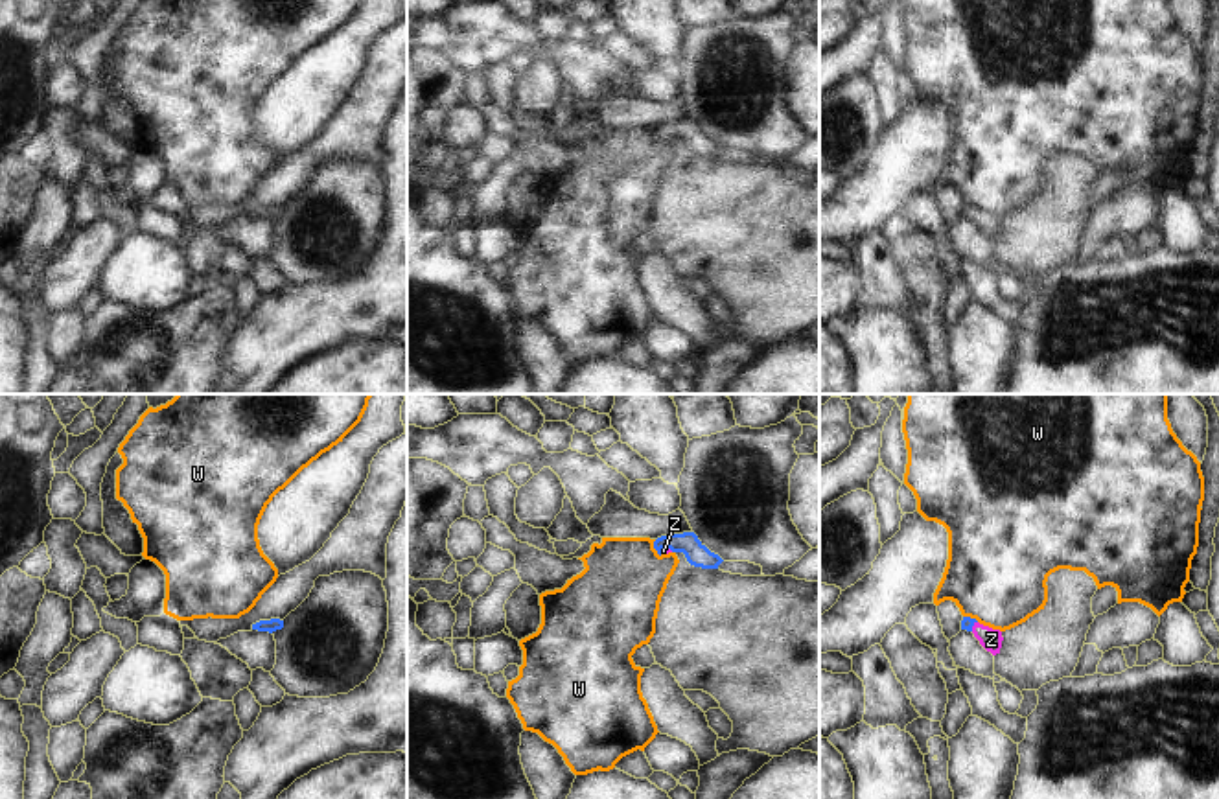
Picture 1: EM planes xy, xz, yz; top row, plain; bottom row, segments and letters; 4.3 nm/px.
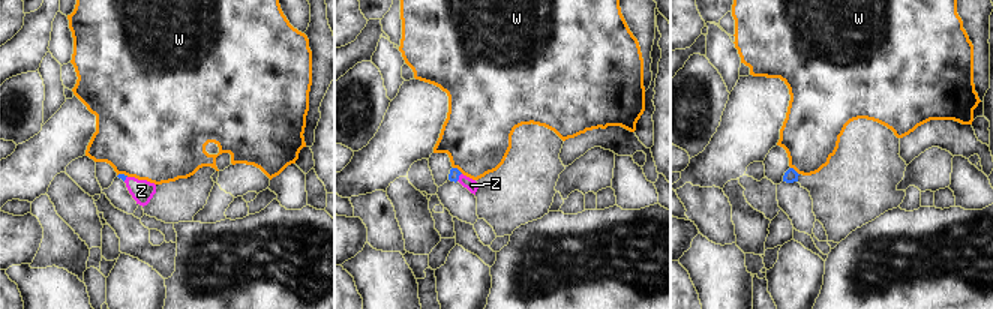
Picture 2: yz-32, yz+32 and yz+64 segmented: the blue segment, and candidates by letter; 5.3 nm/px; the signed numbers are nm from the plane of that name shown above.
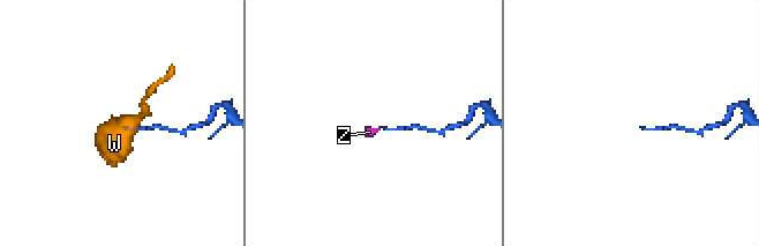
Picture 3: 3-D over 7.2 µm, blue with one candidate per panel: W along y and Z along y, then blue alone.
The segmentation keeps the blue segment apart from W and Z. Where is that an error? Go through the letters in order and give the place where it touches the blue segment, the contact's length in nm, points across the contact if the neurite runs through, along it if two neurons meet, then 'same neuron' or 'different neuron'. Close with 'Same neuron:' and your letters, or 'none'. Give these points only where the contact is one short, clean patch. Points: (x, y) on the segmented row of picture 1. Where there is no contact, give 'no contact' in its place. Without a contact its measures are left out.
W: xz (654, 547) | 80 nm | along xz (654, 540), (654, 549), (660, 556) | different neuron
Z: xz (667, 547) | 60 nm | across xz (696, 555), (687, 545), (667, 547), (663, 551) | same neuron
Same neuron: Z

